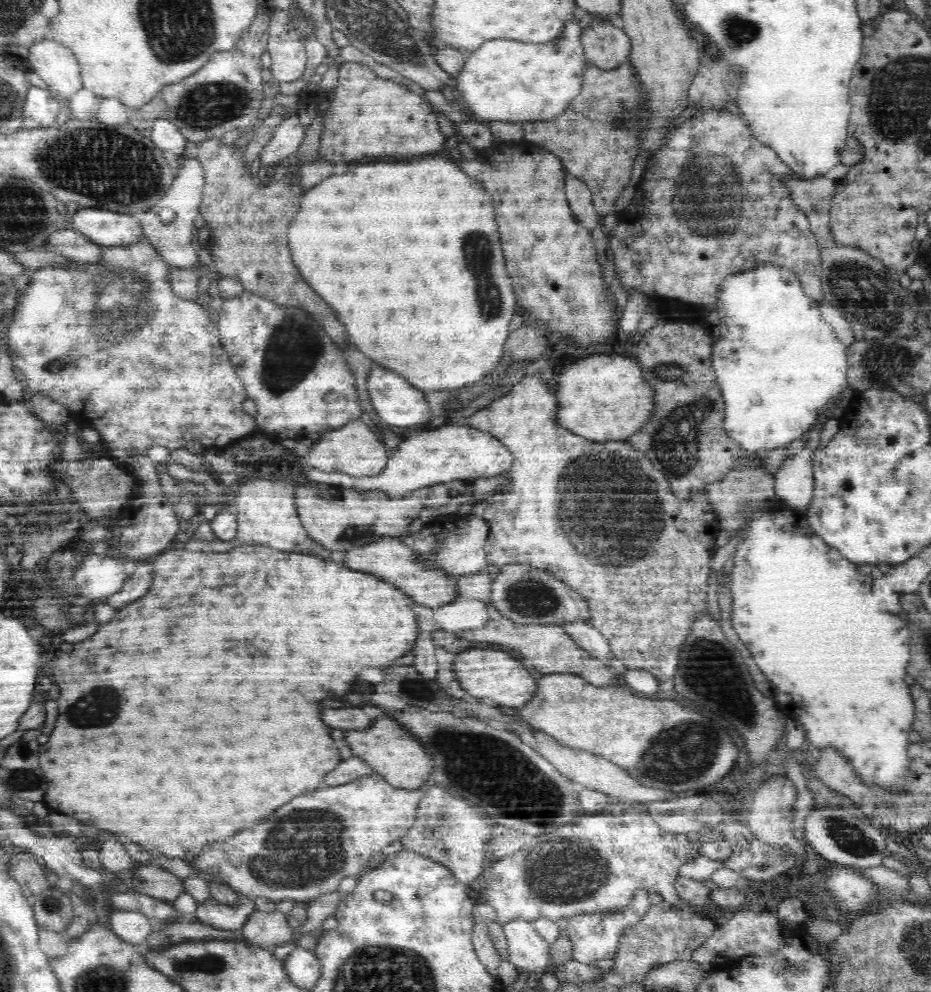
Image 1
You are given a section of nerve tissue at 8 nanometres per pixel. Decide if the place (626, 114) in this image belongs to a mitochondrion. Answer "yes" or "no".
yes

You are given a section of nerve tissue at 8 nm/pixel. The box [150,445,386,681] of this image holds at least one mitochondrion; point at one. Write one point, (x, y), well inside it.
(352, 533)

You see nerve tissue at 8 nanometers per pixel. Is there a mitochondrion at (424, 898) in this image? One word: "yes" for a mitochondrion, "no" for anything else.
no

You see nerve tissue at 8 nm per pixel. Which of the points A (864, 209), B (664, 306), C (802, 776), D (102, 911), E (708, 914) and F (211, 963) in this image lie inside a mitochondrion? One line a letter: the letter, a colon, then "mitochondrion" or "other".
A: other
B: other
C: other
D: other
E: other
F: mitochondrion

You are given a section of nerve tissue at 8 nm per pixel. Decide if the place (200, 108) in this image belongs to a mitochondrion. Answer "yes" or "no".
yes

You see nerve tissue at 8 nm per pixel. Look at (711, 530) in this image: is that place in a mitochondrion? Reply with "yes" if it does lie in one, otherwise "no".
no

